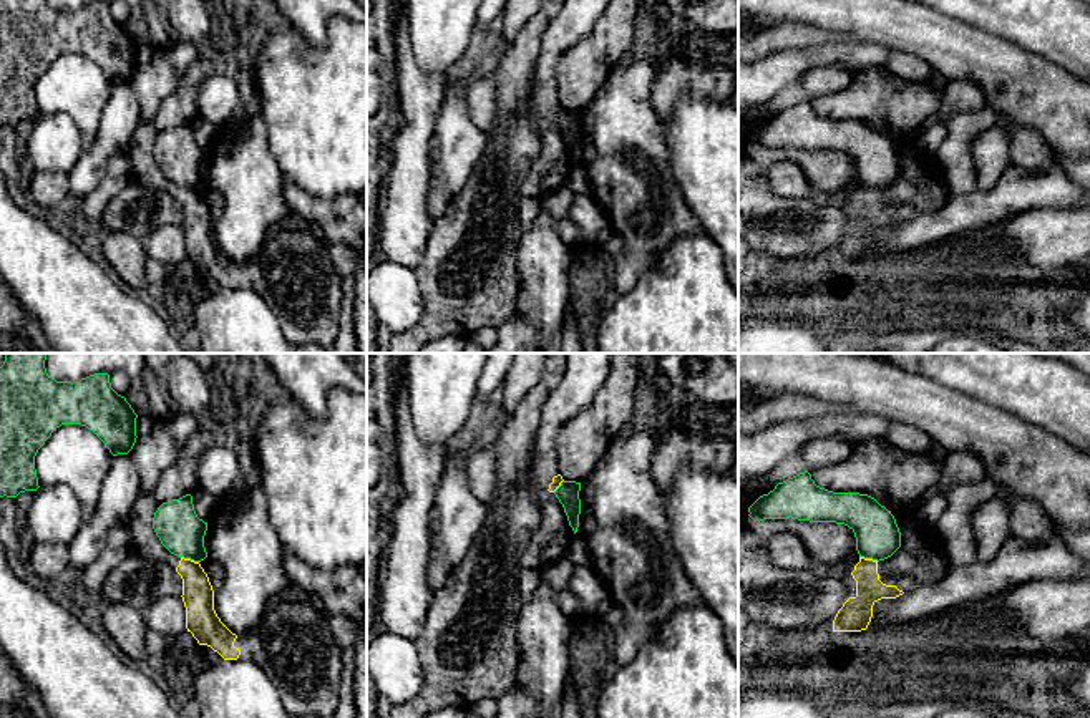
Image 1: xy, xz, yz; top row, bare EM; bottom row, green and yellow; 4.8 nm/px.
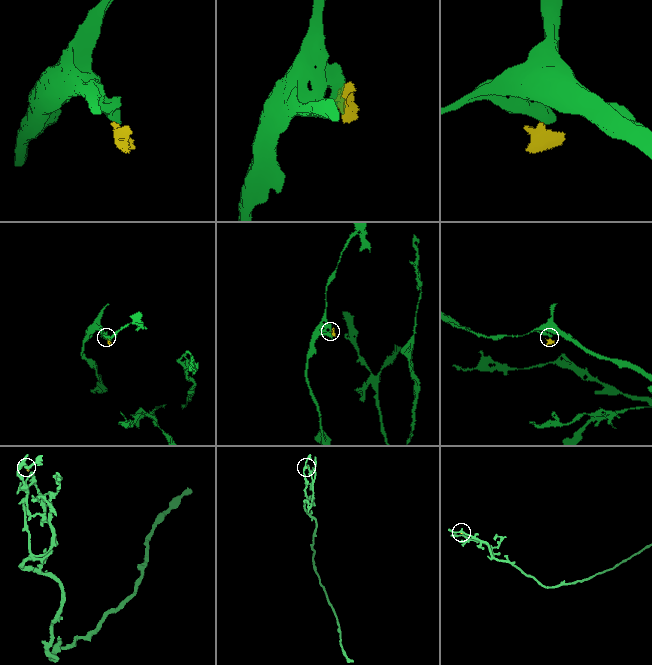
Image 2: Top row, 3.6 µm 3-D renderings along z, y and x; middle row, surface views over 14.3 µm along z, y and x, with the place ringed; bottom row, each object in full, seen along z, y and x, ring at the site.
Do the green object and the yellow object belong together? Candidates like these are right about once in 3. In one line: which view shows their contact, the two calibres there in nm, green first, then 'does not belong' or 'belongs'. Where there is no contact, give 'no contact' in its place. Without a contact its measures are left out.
contact in yz; calibres 220 and 140 nm; does not belong

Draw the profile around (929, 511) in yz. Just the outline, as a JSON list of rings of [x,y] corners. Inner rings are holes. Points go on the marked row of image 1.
[[[931,489],[924,501],[917,506],[916,519],[929,529],[939,529],[939,519],[944,509],[946,497],[937,489]]]

